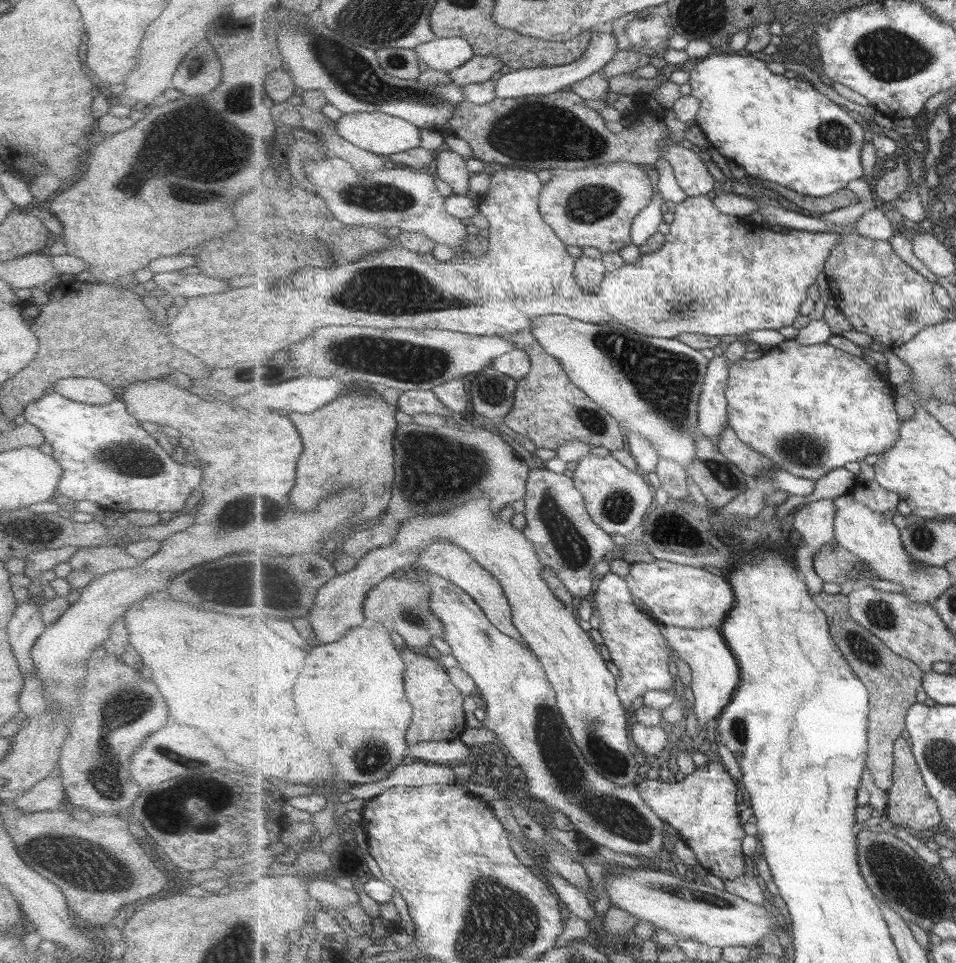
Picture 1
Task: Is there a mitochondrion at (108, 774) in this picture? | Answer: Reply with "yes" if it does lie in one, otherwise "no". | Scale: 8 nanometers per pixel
yes

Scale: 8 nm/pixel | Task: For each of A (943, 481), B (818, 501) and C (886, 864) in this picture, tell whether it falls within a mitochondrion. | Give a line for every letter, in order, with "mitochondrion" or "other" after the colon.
A: other
B: other
C: mitochondrion

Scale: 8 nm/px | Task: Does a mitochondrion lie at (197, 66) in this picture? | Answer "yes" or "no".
no

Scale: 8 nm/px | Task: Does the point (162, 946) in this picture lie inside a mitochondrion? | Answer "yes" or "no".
no

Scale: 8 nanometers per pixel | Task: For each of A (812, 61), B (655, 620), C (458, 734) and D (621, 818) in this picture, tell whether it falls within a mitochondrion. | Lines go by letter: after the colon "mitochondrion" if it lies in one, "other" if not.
A: other
B: other
C: other
D: mitochondrion

